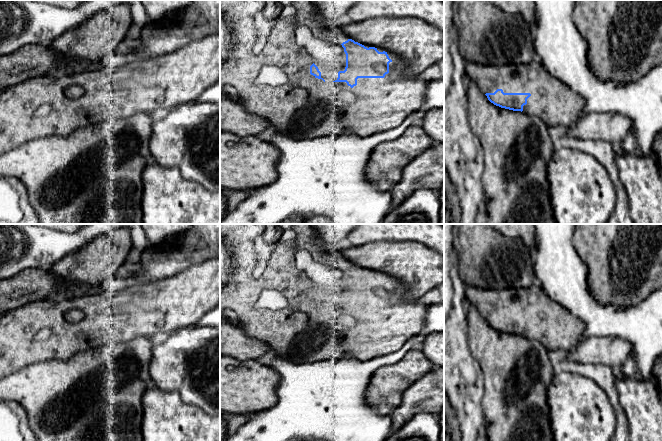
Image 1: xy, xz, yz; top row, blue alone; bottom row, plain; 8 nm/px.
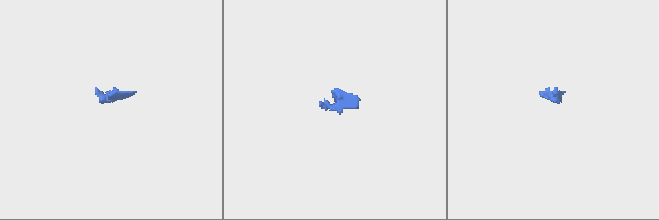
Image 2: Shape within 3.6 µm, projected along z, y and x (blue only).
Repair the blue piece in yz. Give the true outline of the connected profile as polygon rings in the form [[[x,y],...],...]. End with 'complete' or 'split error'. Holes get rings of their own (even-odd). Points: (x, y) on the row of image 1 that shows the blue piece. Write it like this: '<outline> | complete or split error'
[[[538,59],[530,64],[499,66],[467,62],[465,74],[494,105],[537,116],[547,126],[561,126],[566,129],[574,126],[583,115],[584,99],[579,93],[553,77]]] | split error

